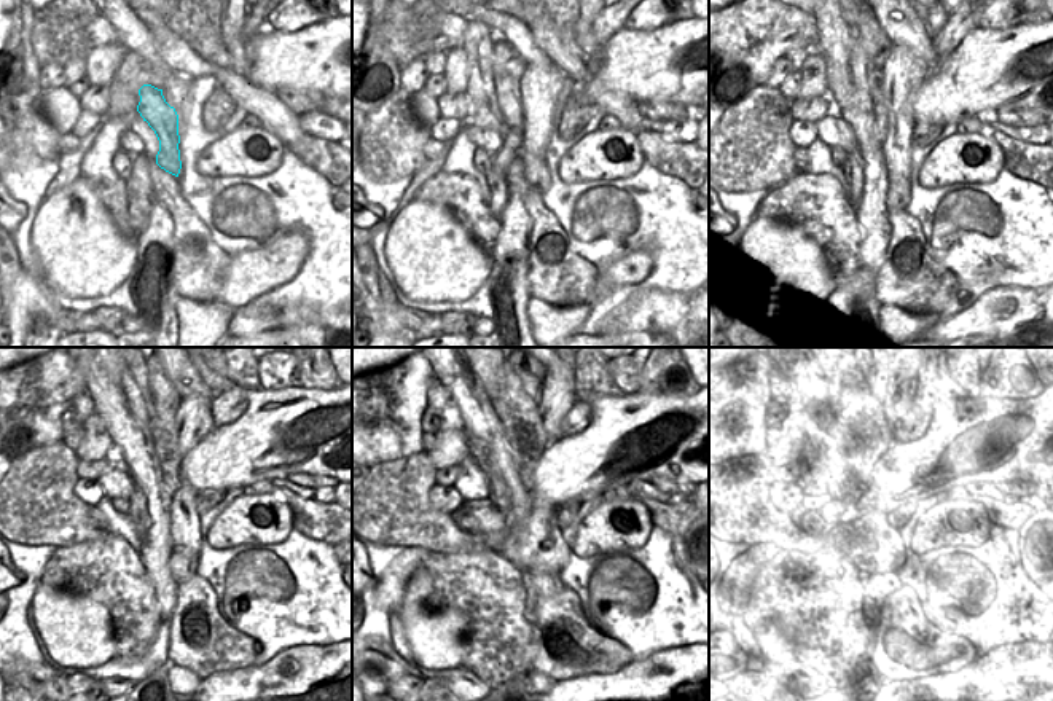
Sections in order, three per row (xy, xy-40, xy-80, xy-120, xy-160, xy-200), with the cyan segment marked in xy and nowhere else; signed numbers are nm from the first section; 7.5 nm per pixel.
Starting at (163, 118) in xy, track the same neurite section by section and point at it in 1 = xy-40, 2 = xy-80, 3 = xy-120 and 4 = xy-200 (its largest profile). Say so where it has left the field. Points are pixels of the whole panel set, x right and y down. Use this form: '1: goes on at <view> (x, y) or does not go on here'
1: goes on at xy-40 (510, 102)
2: goes on at xy-80 (857, 59)
3: goes on at xy-120 (134, 379)
4: goes on at xy-200 (892, 591)

